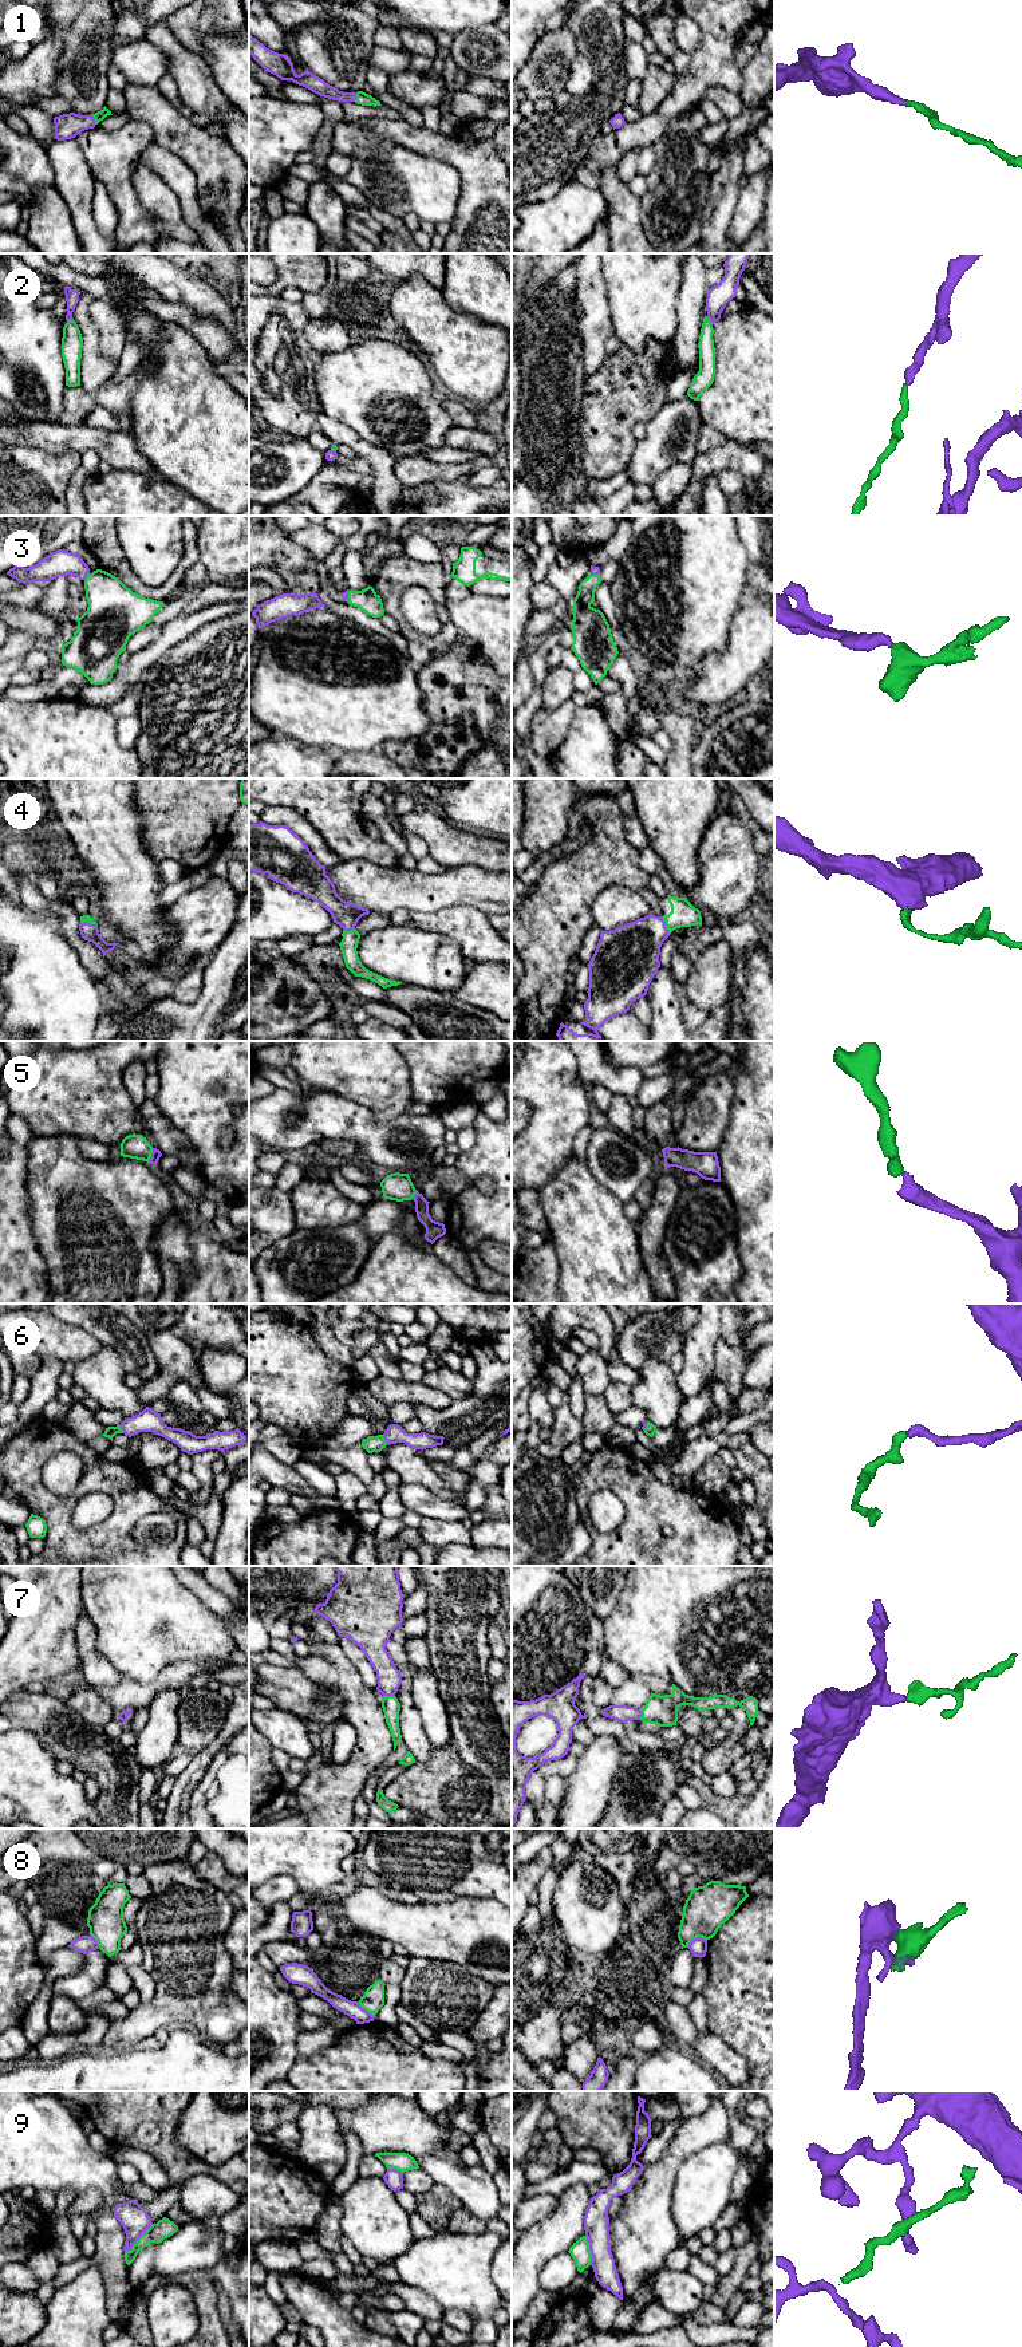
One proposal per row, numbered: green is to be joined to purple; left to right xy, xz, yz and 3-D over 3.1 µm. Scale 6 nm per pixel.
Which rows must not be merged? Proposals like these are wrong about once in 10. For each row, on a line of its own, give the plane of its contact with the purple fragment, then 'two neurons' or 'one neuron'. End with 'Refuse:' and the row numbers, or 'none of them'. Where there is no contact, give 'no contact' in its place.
1: xy | one neuron
2: yz | one neuron
3: xy | one neuron
4: yz | one neuron
5: xy | one neuron
6: xz | one neuron
7: xz | one neuron
8: yz | two neurons
9: xy | two neurons
Refuse: 8, 9

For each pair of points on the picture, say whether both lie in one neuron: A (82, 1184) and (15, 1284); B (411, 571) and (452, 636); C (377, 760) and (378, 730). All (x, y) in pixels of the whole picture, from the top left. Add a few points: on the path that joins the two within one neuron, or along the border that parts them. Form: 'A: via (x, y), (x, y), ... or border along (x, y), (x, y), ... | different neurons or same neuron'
A: border along (31, 1218), (31, 1231), (44, 1262), (47, 1279) | different neurons
B: via (394, 596), (402, 623), (426, 641) | same neuron
C: border along (379, 749), (346, 752) | different neurons

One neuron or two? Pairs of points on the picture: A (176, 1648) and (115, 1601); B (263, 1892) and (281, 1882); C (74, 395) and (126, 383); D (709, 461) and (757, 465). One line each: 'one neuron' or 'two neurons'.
A: one neuron
B: one neuron
C: one neuron
D: one neuron

